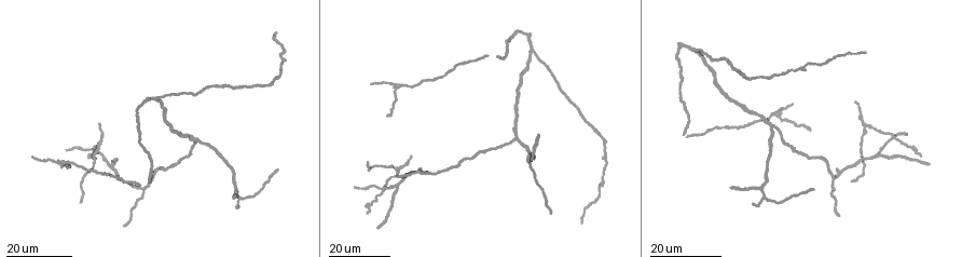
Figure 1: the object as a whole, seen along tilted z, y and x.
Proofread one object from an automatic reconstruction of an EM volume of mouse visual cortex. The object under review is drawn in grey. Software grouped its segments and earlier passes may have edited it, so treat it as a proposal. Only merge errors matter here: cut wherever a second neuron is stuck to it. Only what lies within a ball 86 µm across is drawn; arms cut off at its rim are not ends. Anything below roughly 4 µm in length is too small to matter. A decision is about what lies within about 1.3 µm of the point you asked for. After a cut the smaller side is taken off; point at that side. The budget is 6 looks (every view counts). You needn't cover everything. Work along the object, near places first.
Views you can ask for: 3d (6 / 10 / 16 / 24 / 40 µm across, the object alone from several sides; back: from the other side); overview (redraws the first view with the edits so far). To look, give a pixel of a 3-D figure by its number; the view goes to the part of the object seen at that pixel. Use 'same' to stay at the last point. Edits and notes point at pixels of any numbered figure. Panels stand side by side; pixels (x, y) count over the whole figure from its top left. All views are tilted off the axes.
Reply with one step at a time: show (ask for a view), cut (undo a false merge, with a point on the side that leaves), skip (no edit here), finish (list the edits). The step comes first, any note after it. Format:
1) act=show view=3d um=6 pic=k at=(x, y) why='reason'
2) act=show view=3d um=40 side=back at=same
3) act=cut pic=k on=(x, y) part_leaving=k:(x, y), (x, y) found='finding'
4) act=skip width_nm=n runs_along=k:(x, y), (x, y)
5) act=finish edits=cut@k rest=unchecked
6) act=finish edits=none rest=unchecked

act=show view=3d um=16 pic=1 at=(63, 162) why='two arms in line, one across'

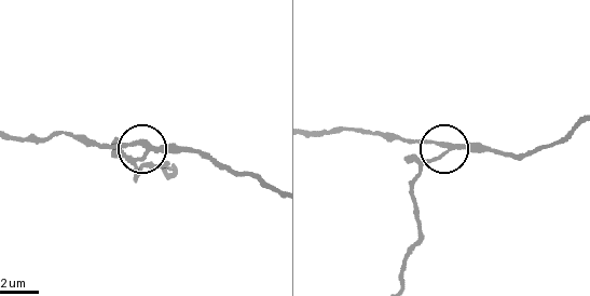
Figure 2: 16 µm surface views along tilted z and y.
act=show view=3d um=10 pic=2 at=(451, 144)

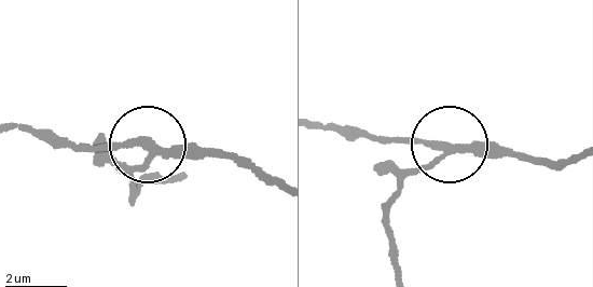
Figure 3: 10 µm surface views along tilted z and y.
act=cut pic=3 on=(132, 168) width_nm=190 part_leaving=3:(454, 151), (418, 168), (395, 194), (395, 273) found='two neurons meet here'

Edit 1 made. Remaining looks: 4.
act=show view=overview why='redraw'

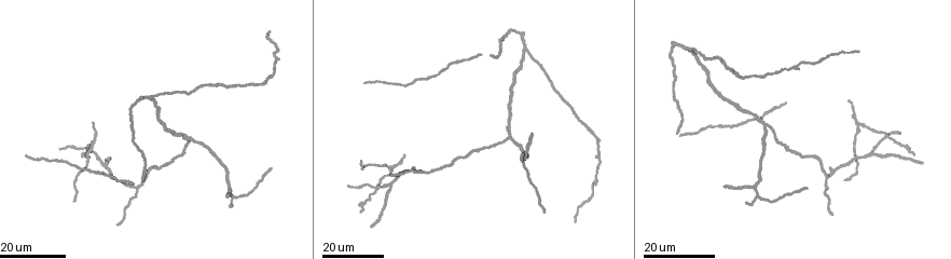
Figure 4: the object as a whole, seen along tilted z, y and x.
act=show view=3d um=24 pic=4 at=(377, 190) why='four arms meet'

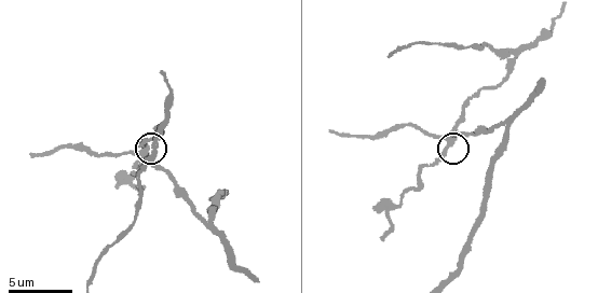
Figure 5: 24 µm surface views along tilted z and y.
act=show view=3d um=6 pic=5 at=(146, 148)

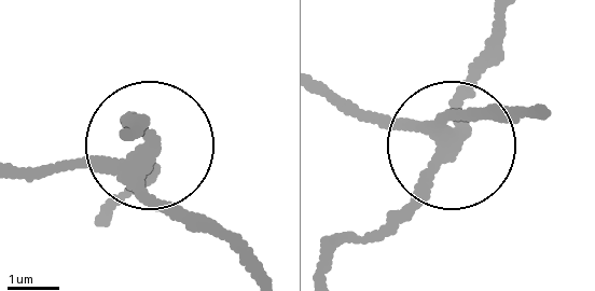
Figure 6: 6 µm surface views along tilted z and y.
act=cut pic=6 on=(130, 125) width_nm=240 found='two neurons meet here'

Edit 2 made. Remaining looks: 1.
act=finish edits=cut@3,cut@6 rest=unchecked

